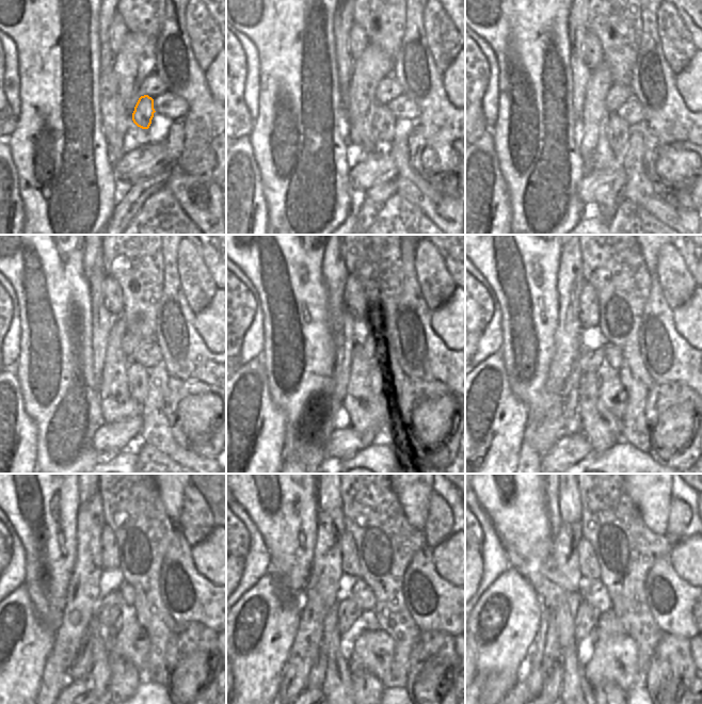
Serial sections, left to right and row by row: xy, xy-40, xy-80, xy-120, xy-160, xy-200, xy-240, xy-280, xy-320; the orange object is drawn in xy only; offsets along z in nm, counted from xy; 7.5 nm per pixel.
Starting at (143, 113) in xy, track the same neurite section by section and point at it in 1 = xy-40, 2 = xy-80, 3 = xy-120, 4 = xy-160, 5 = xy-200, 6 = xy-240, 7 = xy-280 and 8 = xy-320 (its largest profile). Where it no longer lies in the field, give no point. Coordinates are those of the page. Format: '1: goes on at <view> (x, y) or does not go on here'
1: goes on at xy-40 (383, 126)
2: goes on at xy-80 (619, 130)
3: goes on at xy-120 (138, 374)
4: goes on at xy-160 (377, 381)
5: goes on at xy-200 (612, 396)
6: goes on at xy-240 (132, 642)
7: goes on at xy-280 (373, 652)
8: goes on at xy-320 (615, 658)

